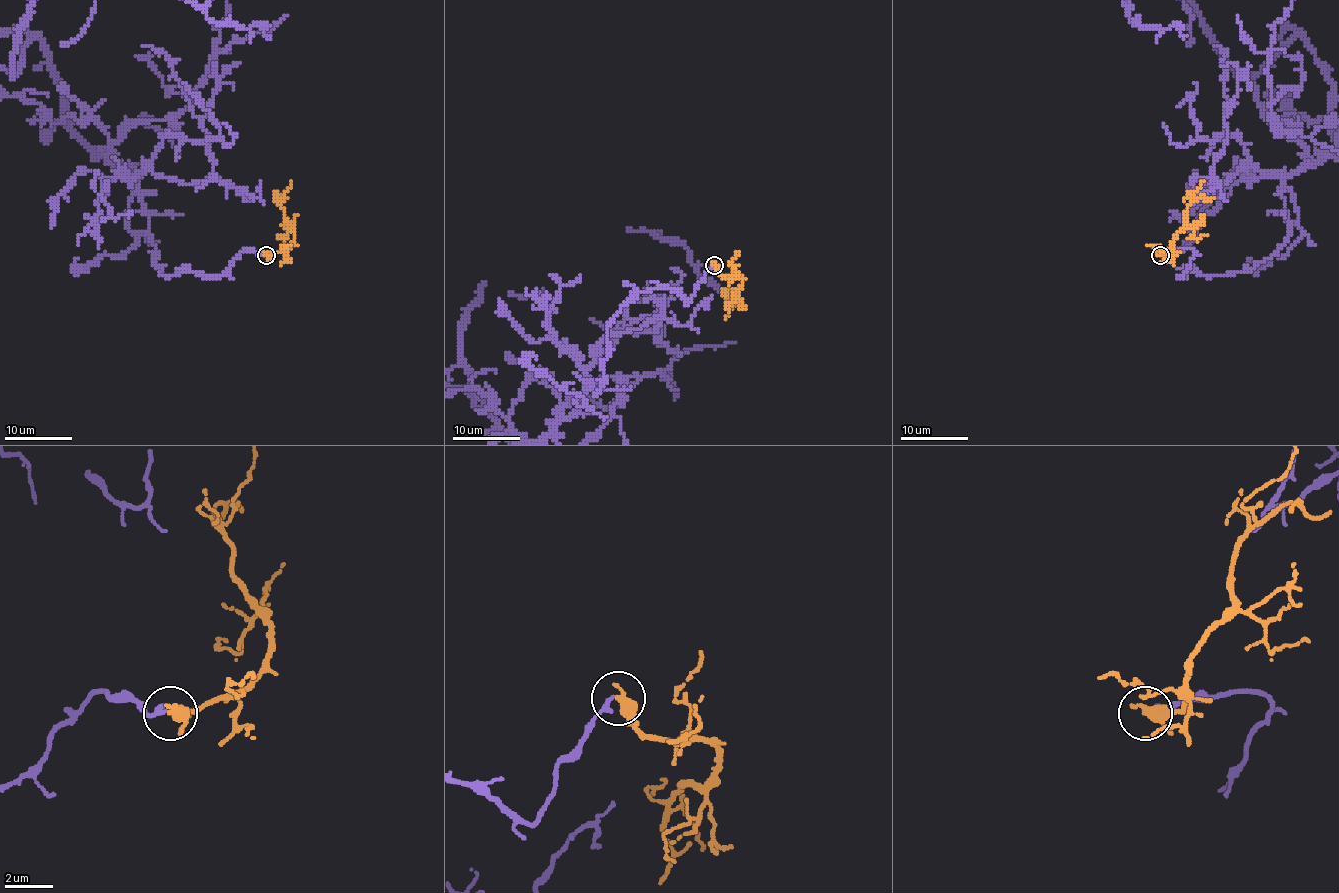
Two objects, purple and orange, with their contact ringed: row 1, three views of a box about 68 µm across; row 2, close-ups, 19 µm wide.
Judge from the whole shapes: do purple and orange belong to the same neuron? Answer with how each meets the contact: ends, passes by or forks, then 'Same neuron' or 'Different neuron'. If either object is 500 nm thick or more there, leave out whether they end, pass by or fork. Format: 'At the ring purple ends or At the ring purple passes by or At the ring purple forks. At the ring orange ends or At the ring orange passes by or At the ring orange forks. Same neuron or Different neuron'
At the ring purple ends. At the ring orange passes by. Different neuron

